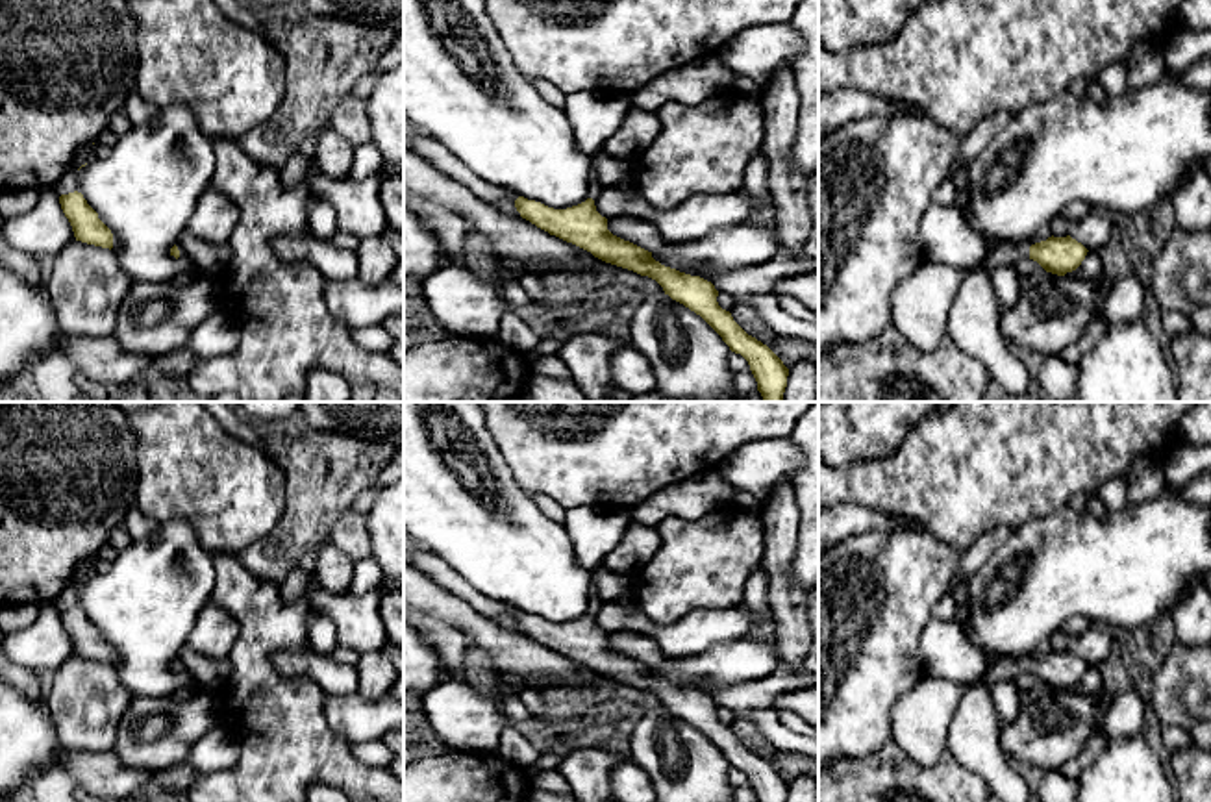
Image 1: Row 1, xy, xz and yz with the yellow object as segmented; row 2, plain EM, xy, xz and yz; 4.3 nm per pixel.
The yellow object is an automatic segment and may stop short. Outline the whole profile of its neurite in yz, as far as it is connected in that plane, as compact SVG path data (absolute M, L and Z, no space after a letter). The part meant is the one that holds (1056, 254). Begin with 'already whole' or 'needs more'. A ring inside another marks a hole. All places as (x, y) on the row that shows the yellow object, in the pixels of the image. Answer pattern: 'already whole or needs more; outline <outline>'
needs more; outline M1052 235L1035 244L993 246L985 261L974 269L957 269L924 257L917 272L893 293L891 324L911 346L933 352L946 337L952 304L970 270L989 272L993 267L1013 265L1017 259L1030 257L1046 272L1065 276L1081 265L1087 252L1070 235Z

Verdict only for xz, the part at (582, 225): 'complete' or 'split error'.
split error

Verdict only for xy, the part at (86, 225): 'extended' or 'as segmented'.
as segmented

